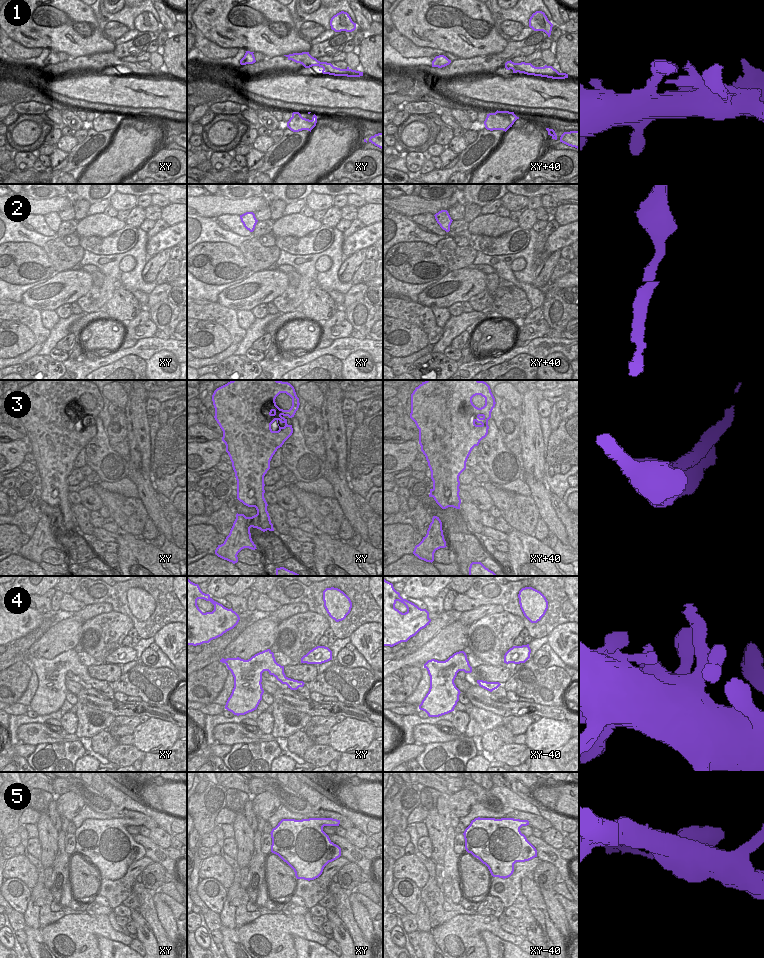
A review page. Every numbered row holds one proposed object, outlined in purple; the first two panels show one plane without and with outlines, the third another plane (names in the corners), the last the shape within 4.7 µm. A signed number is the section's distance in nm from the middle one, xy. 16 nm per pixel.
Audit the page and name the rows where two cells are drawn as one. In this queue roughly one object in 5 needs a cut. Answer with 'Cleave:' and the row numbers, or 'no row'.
Cleave: no row

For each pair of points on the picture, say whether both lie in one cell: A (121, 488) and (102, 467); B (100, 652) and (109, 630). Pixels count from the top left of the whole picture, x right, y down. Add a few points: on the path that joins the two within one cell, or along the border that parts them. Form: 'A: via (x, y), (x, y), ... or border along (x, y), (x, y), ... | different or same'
A: border along (126, 476), (116, 481), (100, 481) | different
B: via (100, 647), (101, 638), (104, 635) | same

